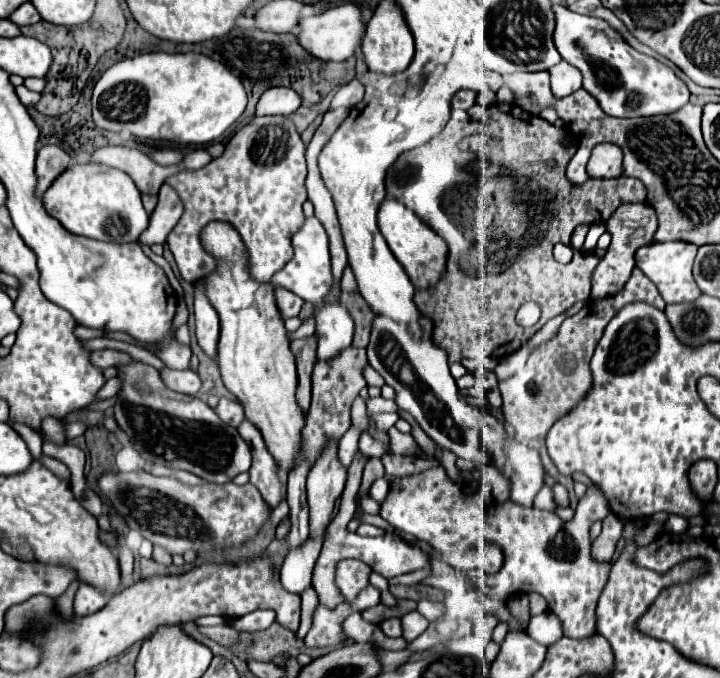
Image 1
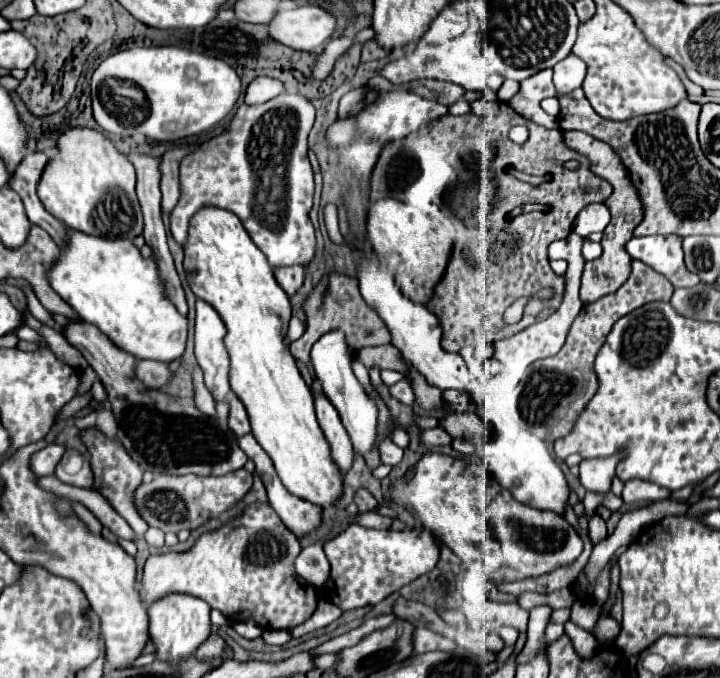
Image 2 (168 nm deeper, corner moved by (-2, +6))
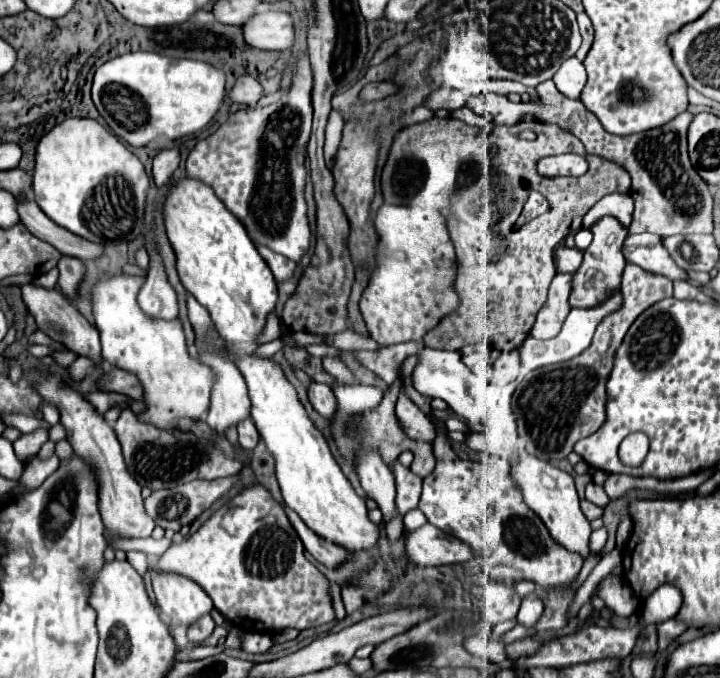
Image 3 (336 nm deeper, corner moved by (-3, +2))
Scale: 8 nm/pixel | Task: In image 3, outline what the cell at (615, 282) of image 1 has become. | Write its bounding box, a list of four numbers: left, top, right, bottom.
[570,216,628,308]

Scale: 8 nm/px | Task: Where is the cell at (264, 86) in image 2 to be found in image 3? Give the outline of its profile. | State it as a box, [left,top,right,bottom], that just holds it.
[228,76,262,106]

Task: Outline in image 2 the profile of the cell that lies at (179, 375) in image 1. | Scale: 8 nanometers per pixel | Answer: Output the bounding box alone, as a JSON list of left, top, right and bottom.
[137,360,173,388]

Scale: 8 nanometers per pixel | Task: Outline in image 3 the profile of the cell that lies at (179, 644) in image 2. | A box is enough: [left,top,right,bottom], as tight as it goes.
[152,570,214,626]

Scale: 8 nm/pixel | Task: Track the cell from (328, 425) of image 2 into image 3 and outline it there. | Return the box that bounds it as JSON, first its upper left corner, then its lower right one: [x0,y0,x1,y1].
[308,382,336,420]

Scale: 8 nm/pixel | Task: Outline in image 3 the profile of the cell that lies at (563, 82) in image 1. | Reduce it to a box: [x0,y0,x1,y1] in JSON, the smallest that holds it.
[552,58,586,98]

